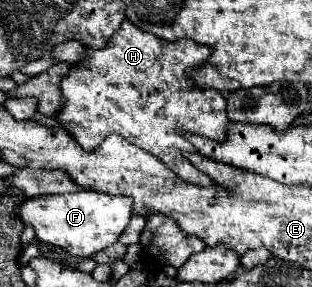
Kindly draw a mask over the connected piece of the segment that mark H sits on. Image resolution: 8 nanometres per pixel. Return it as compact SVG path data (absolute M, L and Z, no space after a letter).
M125 20L121 30L117 30L103 48L85 48L85 56L63 76L63 106L55 120L87 152L117 132L127 142L159 158L177 176L183 174L197 186L211 186L211 180L199 170L193 170L193 166L185 162L185 156L181 156L183 152L195 152L183 138L187 132L211 140L225 138L229 120L223 94L217 90L199 90L185 76L189 70L203 66L211 52L211 48L189 38L173 42L161 40Z

